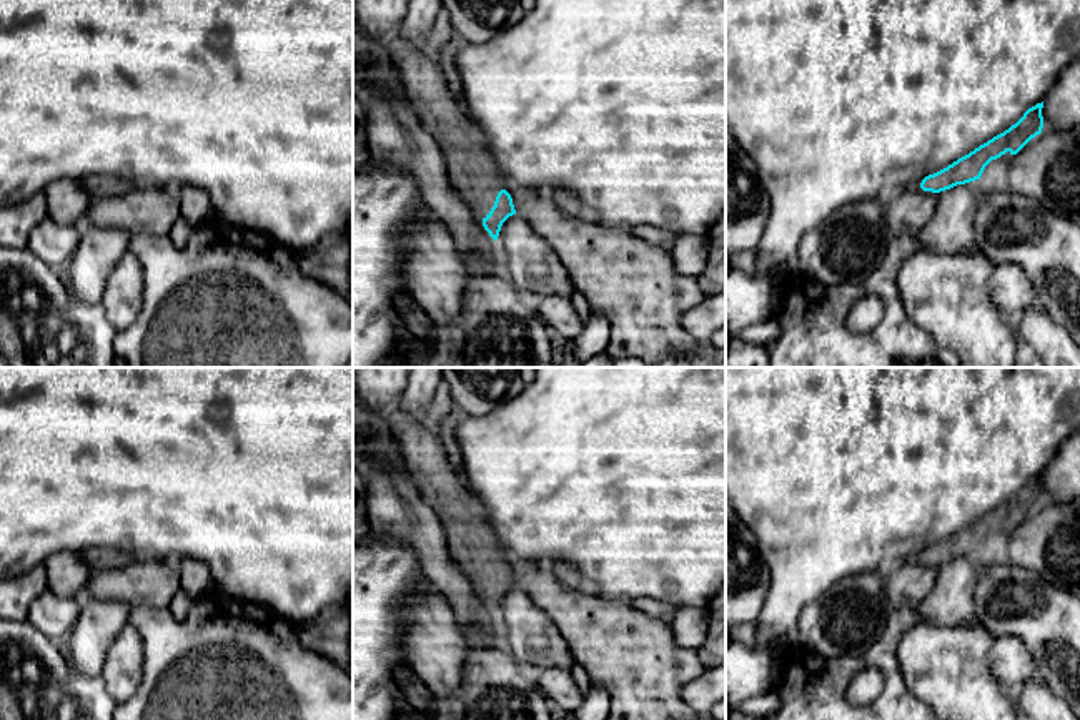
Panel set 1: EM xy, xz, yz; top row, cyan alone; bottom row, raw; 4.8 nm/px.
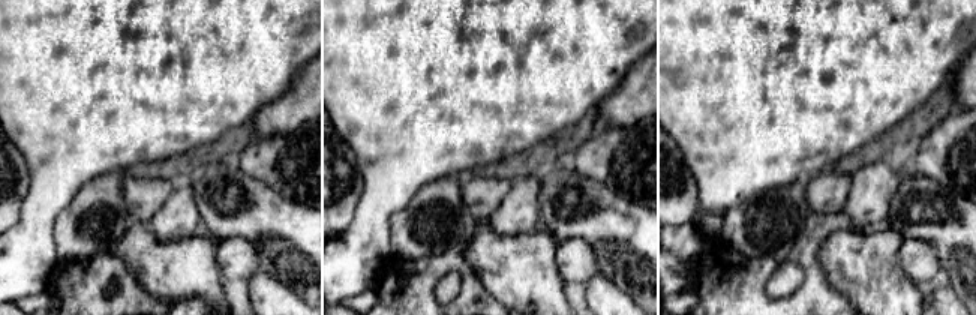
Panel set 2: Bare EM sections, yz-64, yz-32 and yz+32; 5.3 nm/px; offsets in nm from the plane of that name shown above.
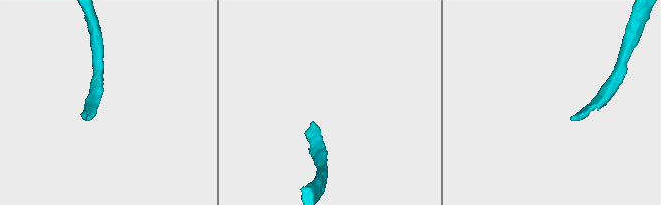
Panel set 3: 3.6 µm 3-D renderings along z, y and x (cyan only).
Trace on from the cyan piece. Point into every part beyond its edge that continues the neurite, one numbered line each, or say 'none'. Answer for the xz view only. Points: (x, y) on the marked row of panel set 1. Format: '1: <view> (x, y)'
1: xz (473, 173)

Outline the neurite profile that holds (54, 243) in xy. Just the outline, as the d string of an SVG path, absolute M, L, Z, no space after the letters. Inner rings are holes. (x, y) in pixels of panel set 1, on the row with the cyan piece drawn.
M45 218L32 229L25 248L53 271L63 273L77 249L80 231L80 226L62 226Z

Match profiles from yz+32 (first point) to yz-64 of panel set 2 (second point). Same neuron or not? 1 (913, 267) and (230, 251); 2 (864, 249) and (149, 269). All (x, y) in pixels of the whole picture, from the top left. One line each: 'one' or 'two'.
1: one
2: one

